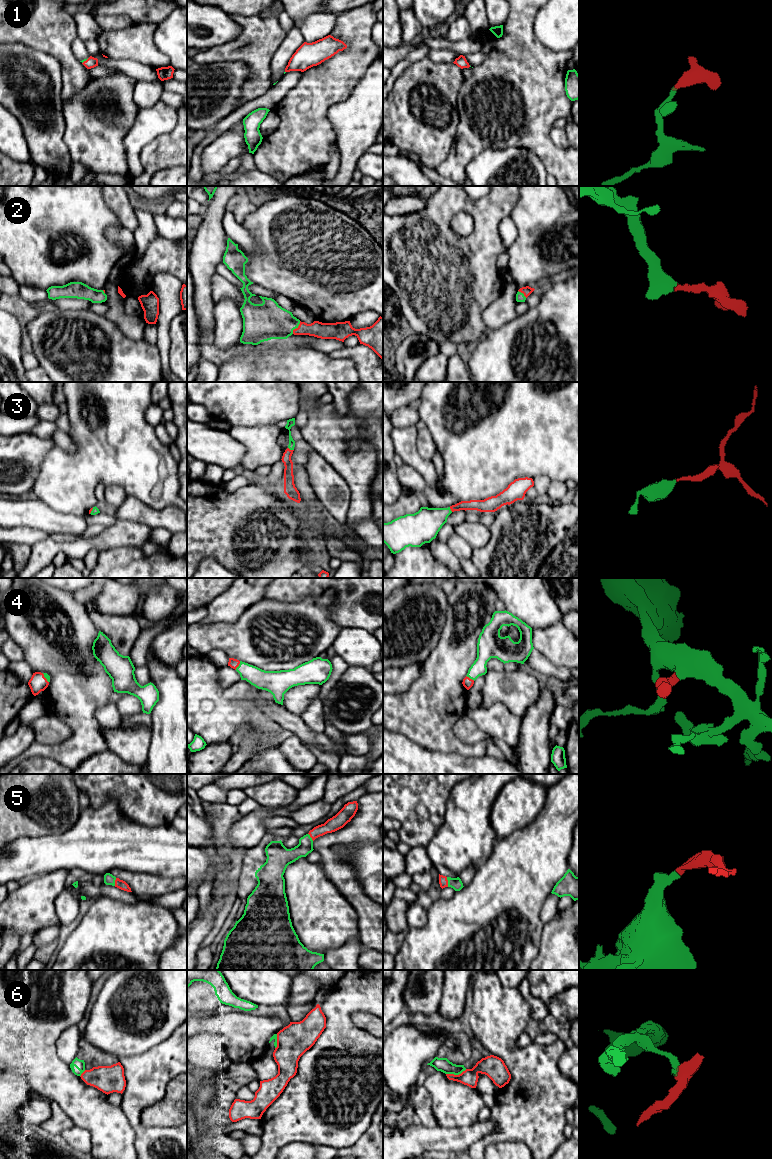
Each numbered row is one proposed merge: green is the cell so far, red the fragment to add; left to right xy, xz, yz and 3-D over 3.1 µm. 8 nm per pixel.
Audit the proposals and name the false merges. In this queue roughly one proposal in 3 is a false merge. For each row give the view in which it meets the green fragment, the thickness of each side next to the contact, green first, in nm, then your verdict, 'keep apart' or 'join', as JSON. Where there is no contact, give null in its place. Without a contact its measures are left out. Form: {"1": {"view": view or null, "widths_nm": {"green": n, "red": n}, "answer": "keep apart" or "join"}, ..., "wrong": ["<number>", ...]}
{"1": {"view": "xy", "widths_nm": {"green": 20, "red": 90}, "answer": "join"}, "2": {"view": "xz", "widths_nm": {"green": 300, "red": 130}, "answer": "join"}, "3": {"view": "xz", "widths_nm": {"green": 60, "red": 80}, "answer": "join"}, "4": {"view": "xz", "widths_nm": {"green": 160, "red": 80}, "answer": "join"}, "5": {"view": "yz", "widths_nm": {"green": 90, "red": 70}, "answer": "join"}, "6": {"view": "yz", "widths_nm": {"green": 110, "red": 140}, "answer": "keep apart"}, "wrong": ["6"]}

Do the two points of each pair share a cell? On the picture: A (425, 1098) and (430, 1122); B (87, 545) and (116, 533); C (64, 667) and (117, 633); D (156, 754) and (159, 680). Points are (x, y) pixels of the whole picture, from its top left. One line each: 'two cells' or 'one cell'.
A: one cell
B: one cell
C: two cells
D: one cell

